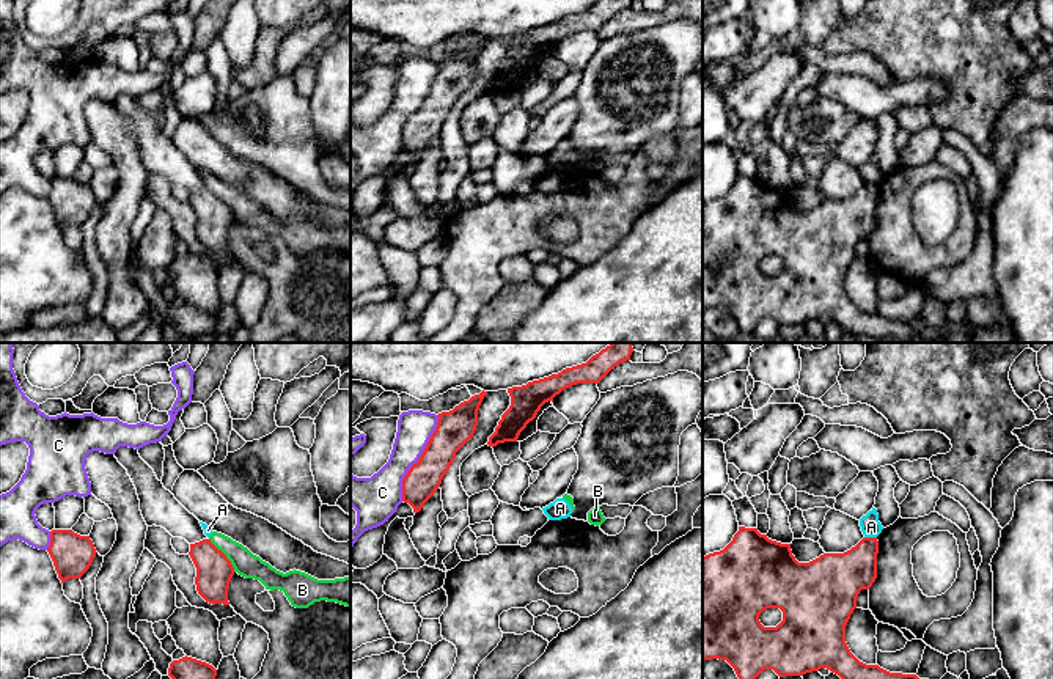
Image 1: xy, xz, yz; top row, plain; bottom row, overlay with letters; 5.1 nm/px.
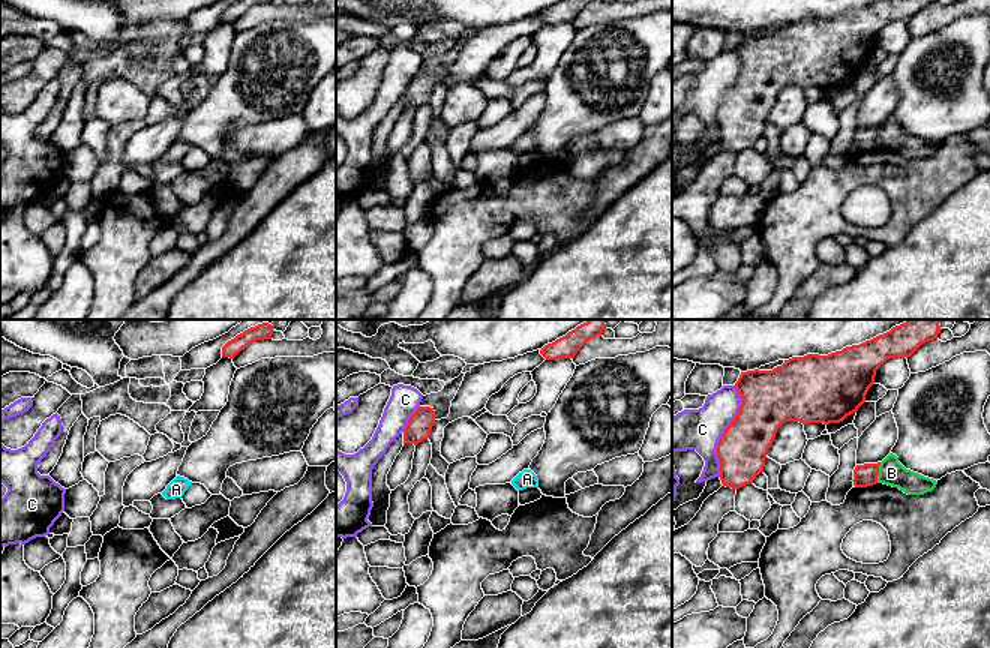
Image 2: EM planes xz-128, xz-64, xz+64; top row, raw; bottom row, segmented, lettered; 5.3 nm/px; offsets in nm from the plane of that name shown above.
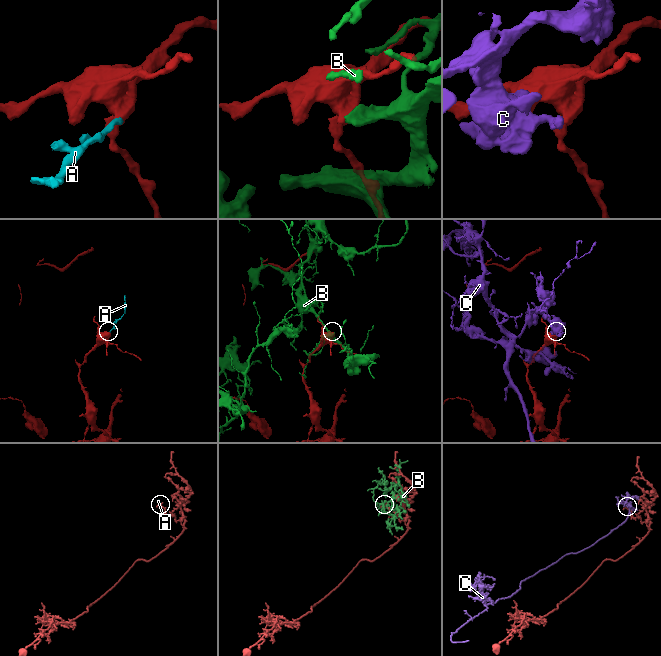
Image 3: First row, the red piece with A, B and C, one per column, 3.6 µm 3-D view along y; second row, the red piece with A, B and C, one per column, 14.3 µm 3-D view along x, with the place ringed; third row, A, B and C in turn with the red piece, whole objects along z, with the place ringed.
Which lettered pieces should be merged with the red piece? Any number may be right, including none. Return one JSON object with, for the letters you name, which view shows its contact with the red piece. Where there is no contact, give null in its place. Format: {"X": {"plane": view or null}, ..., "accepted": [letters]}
{"accepted": []}

